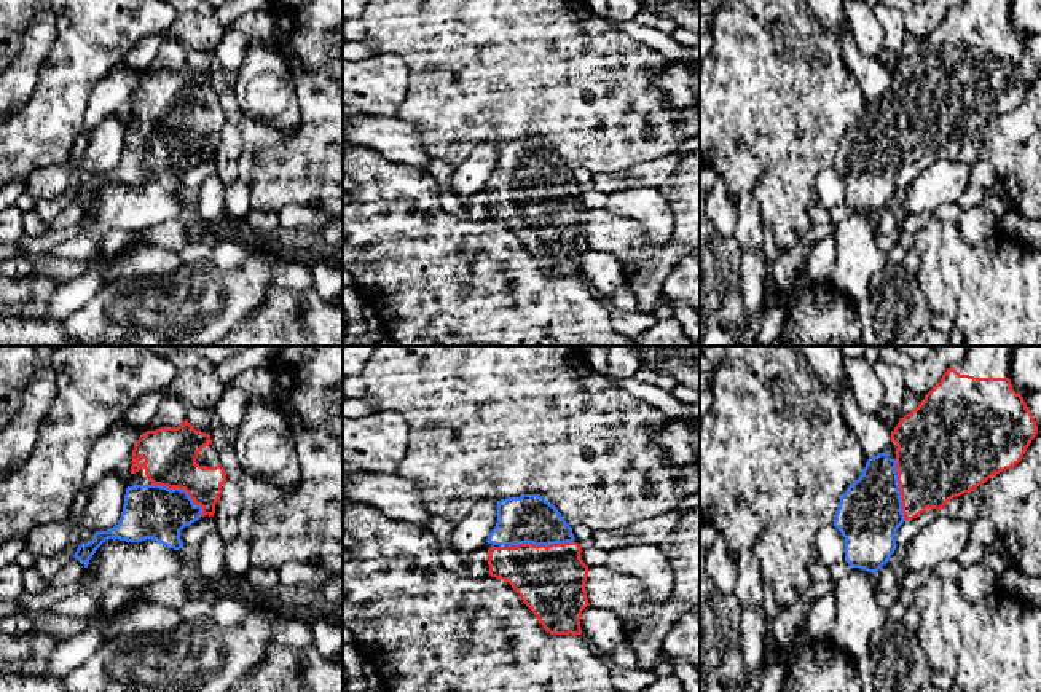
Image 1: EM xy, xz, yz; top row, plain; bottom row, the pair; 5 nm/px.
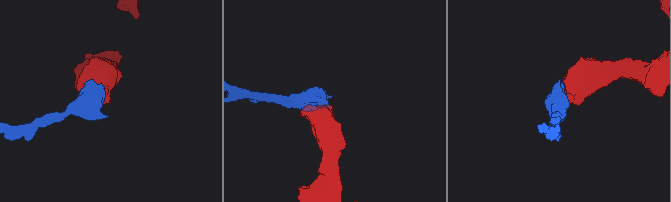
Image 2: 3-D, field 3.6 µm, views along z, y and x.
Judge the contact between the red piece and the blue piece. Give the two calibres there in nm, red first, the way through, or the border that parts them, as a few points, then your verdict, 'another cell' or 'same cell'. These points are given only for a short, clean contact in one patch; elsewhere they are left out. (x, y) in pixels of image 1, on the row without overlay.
360/240 nm | across xz (550, 222), (542, 208), (541, 188), (530, 168), (530, 161) | same cell

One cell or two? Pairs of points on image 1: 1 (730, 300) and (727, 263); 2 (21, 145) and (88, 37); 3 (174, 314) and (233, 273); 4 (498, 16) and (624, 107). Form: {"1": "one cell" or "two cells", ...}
{"1": "one cell", "2": "one cell", "3": "one cell", "4": "one cell"}

